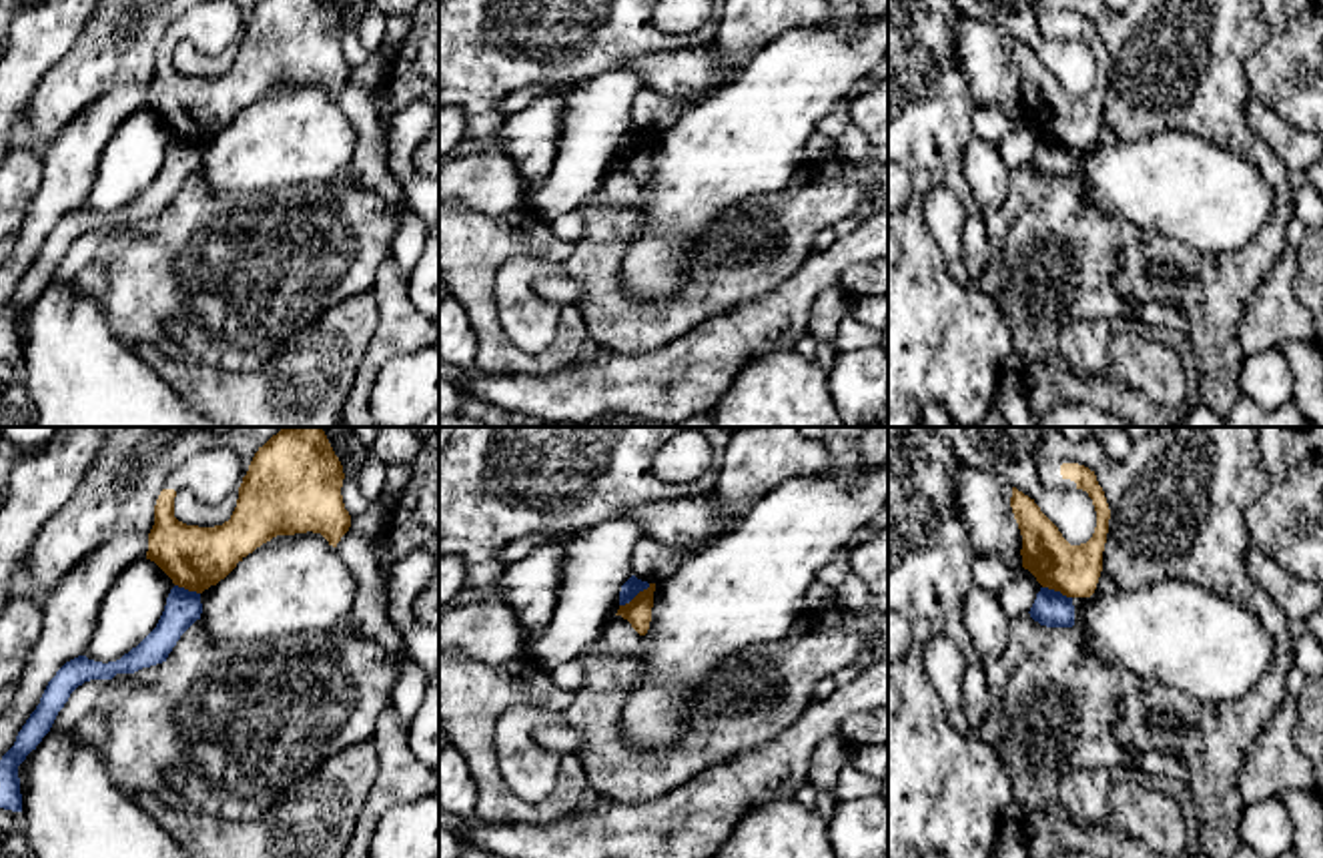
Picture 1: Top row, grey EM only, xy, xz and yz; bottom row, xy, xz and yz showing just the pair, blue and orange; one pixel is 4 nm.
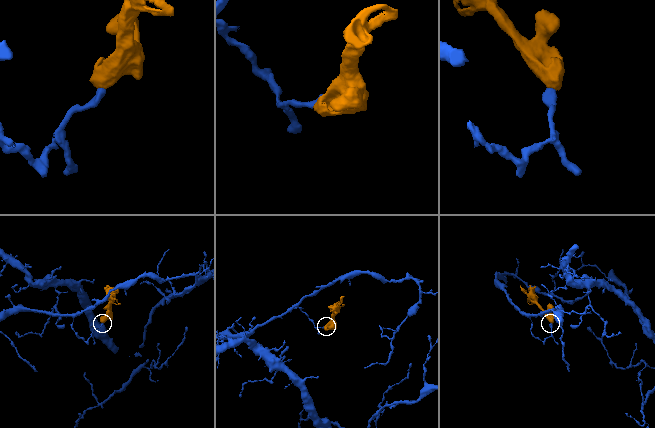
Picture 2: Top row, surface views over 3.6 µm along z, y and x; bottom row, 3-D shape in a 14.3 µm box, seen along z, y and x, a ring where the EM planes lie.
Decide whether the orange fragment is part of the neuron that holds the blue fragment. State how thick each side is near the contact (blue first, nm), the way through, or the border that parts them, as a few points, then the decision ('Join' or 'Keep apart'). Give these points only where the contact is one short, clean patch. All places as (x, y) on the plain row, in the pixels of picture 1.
Thickness 70 nm (blue) against 110 nm. Boundary: xz (650, 135), (620, 157). Keep apart

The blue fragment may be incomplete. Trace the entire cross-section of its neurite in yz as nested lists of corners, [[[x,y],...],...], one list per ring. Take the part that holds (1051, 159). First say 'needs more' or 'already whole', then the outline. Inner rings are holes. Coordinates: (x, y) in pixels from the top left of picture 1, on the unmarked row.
already whole; [[[1040,138],[1028,164],[1034,172],[1046,178],[1074,176],[1072,148],[1066,148],[1060,142],[1048,138]]]

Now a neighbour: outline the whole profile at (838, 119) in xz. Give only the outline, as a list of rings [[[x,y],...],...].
[[[838,104],[826,118],[818,122],[818,130],[836,138],[852,124],[850,114]]]

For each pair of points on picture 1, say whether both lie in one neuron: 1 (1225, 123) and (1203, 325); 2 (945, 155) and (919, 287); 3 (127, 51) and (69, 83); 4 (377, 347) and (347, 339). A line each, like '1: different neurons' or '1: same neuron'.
1: same neuron
2: same neuron
3: same neuron
4: different neurons

